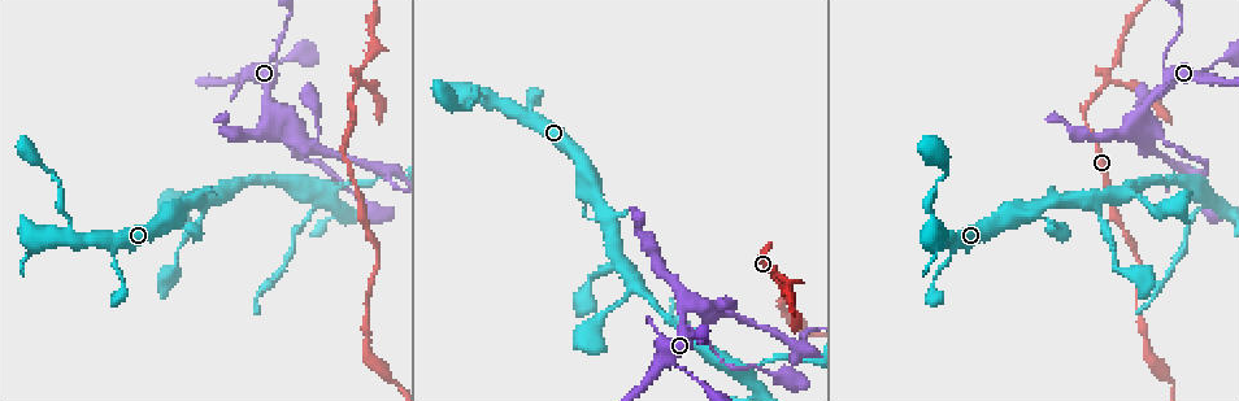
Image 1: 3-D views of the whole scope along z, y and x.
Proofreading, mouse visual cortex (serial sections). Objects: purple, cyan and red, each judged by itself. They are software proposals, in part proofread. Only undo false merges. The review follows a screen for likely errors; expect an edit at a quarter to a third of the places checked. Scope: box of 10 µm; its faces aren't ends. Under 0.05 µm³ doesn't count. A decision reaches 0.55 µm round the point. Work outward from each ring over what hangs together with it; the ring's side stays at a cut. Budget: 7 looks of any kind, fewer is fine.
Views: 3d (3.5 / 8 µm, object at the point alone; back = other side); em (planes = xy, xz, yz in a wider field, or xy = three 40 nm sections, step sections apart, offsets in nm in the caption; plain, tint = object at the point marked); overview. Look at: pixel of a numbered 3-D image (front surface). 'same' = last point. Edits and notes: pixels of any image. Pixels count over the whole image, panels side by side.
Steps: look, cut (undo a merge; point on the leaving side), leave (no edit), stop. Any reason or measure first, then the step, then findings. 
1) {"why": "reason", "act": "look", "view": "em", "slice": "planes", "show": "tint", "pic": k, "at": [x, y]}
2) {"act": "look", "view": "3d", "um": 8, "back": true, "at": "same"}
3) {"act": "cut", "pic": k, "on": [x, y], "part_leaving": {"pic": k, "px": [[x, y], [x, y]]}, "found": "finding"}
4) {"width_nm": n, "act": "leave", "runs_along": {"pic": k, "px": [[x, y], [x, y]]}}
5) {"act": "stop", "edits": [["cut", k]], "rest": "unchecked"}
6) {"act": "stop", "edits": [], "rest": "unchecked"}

{"why": "calibre changes", "act": "look", "view": "3d", "um": 3.5, "pic": 1, "at": [287, 19]}

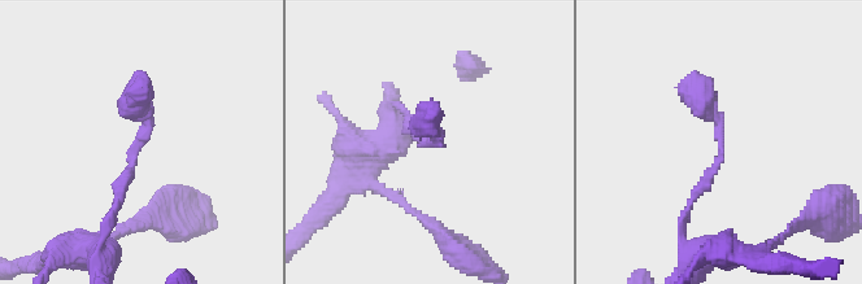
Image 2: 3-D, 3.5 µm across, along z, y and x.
{"arm_widths_nm": [100, 300], "why": "need the tissue", "act": "look", "view": "em", "slice": "xy", "step": 3, "show": "tint", "pic": 2, "at": [133, 147]}

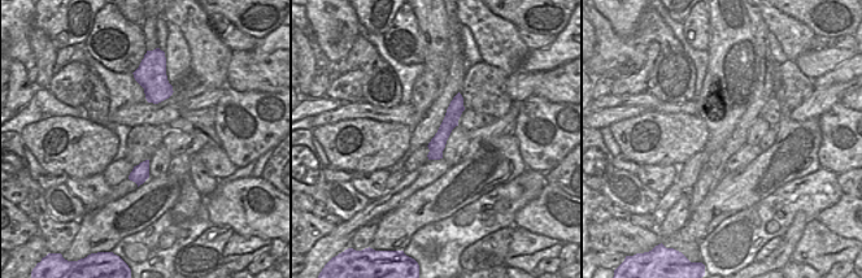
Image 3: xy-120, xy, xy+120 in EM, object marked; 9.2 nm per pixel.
{"act": "leave", "runs_along": {"pic": 2, "px": [[107, 218], [147, 131], [134, 103], [147, 87]]}, "found": "all the same cell"}

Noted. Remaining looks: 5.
{"act": "look", "view": "3d", "um": 3.5, "pic": 1, "at": [1185, 170]}

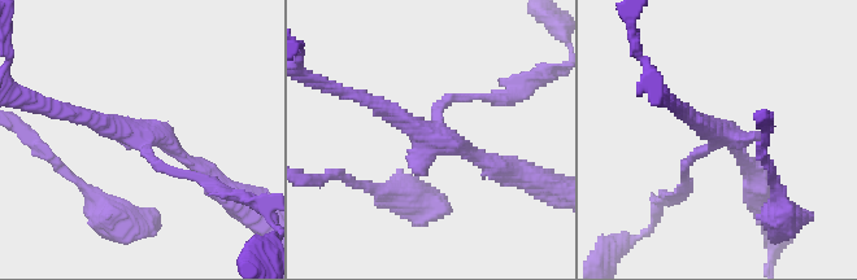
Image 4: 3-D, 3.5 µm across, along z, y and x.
{"act": "look", "view": "em", "slice": "xy", "step": 5, "show": "tint", "pic": 4, "at": [138, 139]}

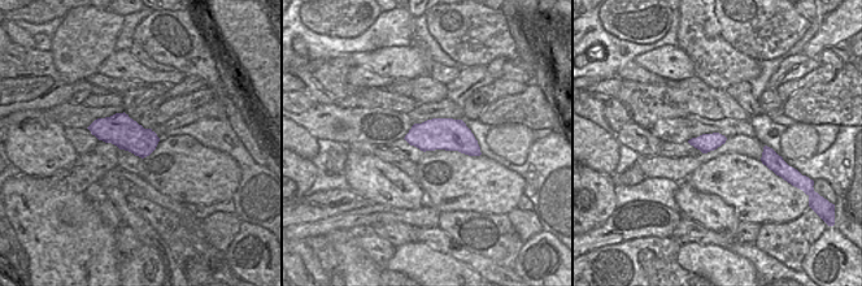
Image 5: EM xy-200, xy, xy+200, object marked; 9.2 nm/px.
{"act": "leave", "runs_along": {"pic": 4, "px": [[355, 95], [483, 161], [483, 174]]}, "found": "all the same cell"}

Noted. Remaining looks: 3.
{"why": "branch point", "act": "look", "view": "3d", "um": 3.5, "pic": 1, "at": [775, 270]}

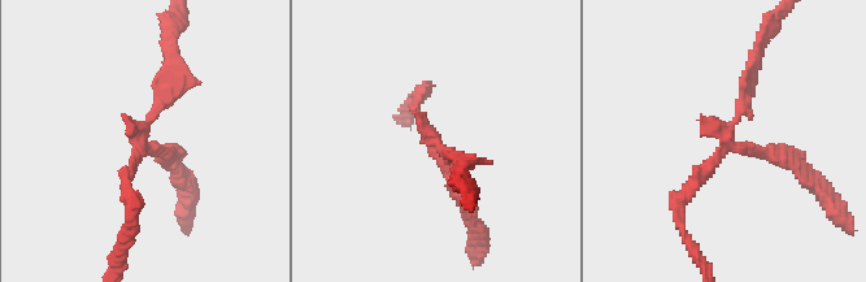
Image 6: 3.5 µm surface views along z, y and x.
{"arms": 3, "arm_widths_nm": [150, 150, 200], "act": "look", "view": "em", "slice": "xy", "step": 2, "show": "tint", "pic": 6, "at": [728, 148]}

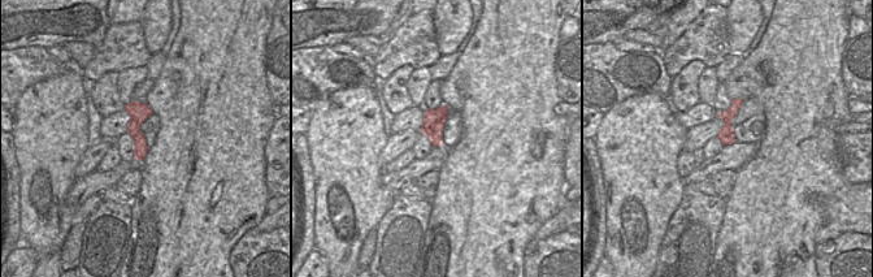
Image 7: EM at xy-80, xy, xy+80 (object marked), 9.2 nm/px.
{"act": "cut", "pic": 6, "on": [774, 151], "border": {"pic": 7, "px": [[725, 122], [730, 126]]}, "found": "two cells meet here"}

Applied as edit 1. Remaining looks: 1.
{"act": "stop", "edits": [["cut", 6]], "rest": "unchecked"}

